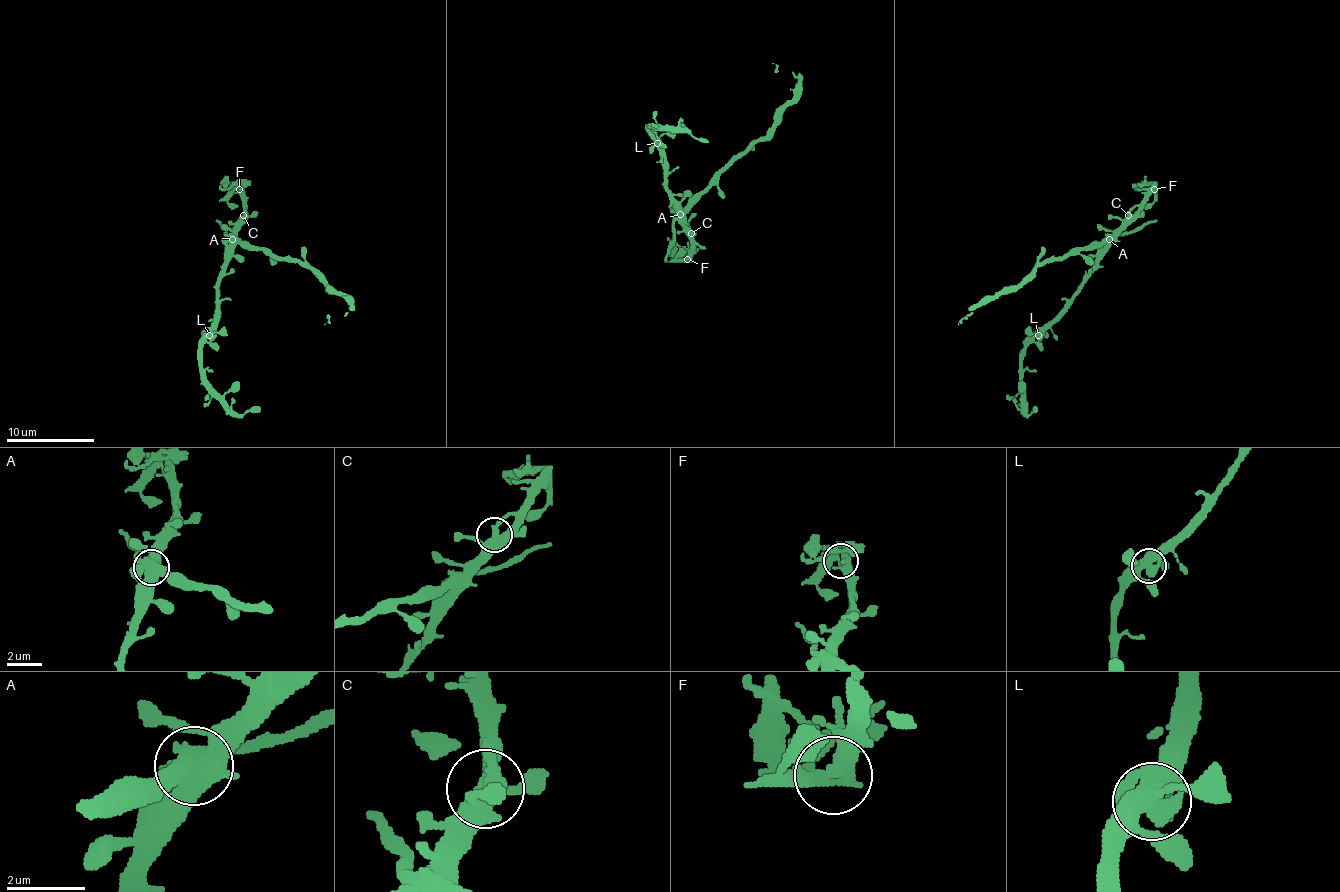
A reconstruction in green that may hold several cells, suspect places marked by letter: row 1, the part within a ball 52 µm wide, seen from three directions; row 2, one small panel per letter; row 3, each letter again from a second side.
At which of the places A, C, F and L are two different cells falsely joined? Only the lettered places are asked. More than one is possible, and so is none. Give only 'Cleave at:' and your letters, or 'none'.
Cleave at: A, F

